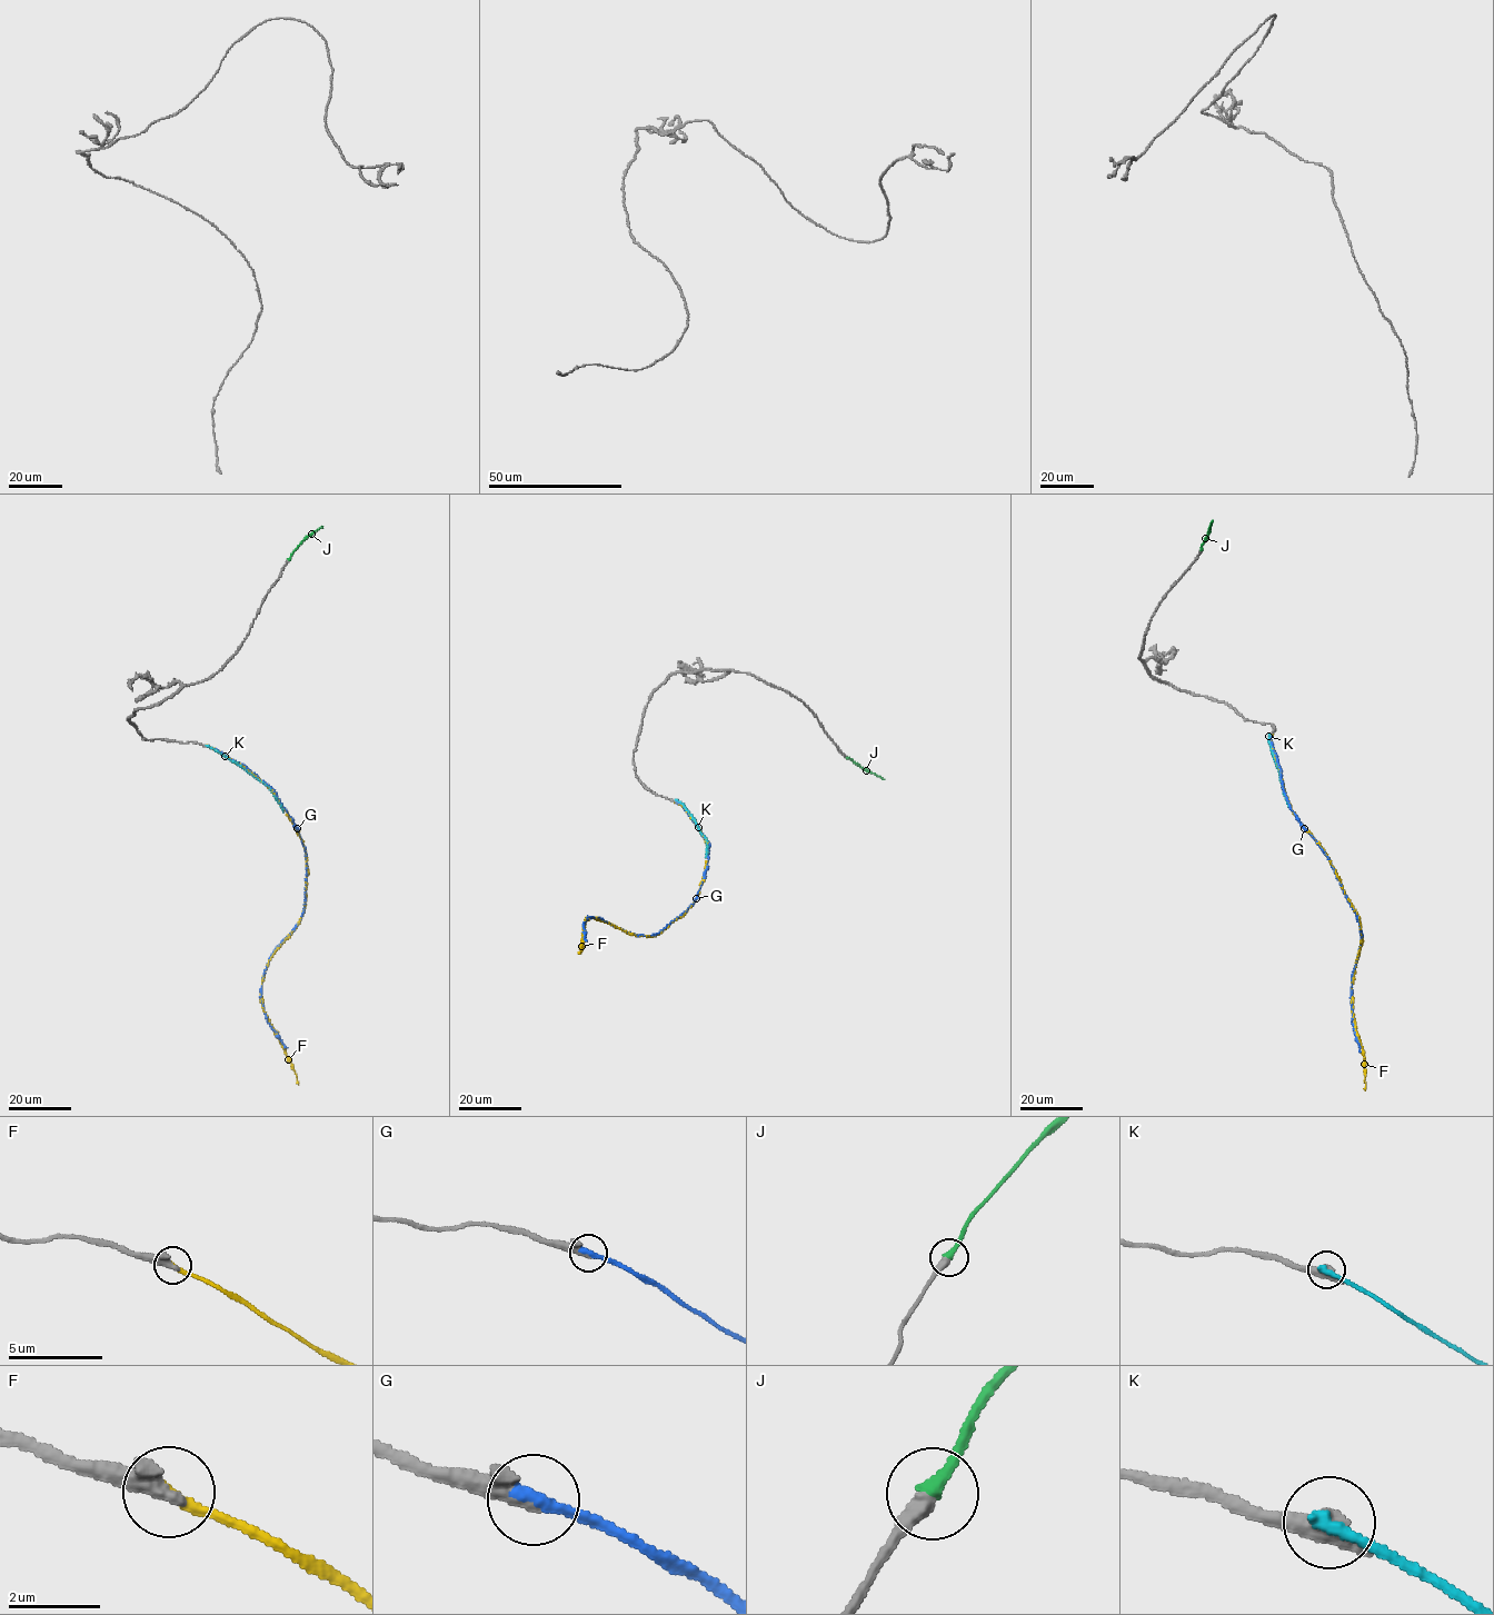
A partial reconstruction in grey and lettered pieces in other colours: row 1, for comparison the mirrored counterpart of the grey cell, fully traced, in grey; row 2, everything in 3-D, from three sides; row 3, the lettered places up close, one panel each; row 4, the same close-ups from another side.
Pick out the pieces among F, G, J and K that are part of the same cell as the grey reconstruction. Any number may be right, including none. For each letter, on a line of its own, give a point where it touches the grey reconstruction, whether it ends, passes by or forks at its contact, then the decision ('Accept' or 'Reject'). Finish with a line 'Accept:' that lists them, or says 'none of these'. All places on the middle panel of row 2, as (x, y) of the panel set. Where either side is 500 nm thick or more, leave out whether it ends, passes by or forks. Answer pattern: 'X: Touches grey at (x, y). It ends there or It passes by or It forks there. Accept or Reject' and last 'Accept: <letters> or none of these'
F: Touches grey at (676, 803). It ends there. Reject
G: Touches grey at (677, 801). It ends there. Accept
J: Touches grey at (847, 757). It ends there. Accept
K: Touches grey at (676, 799). It ends there. Reject
Accept: G, J

